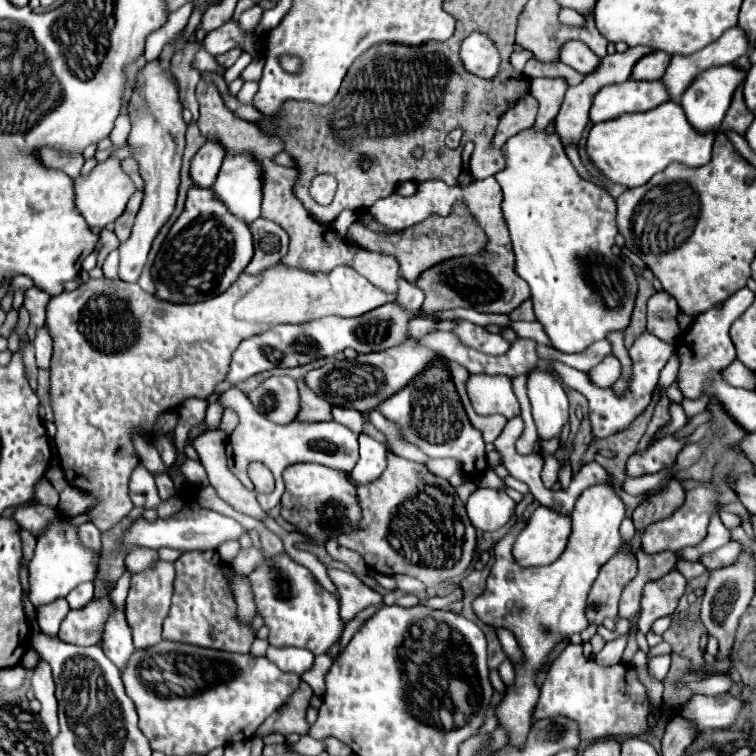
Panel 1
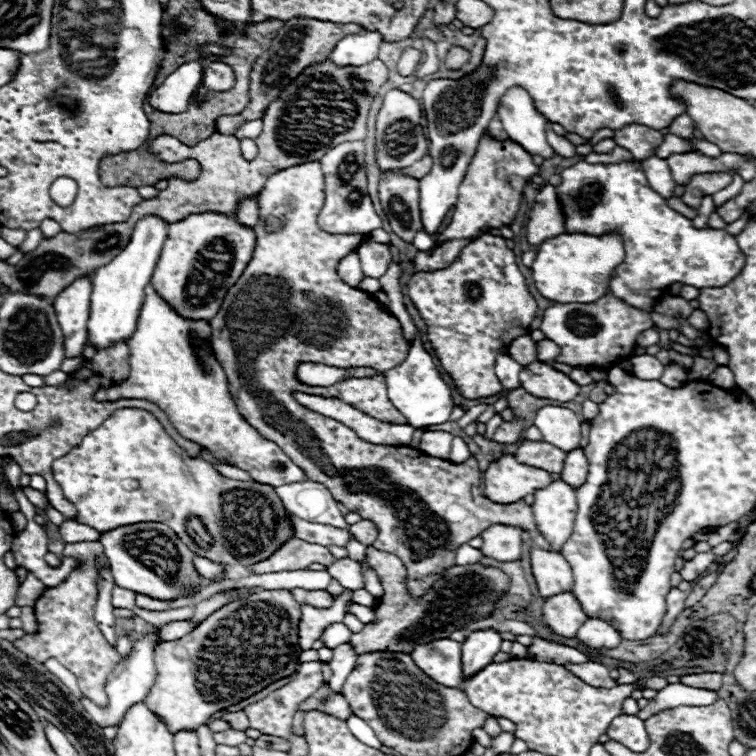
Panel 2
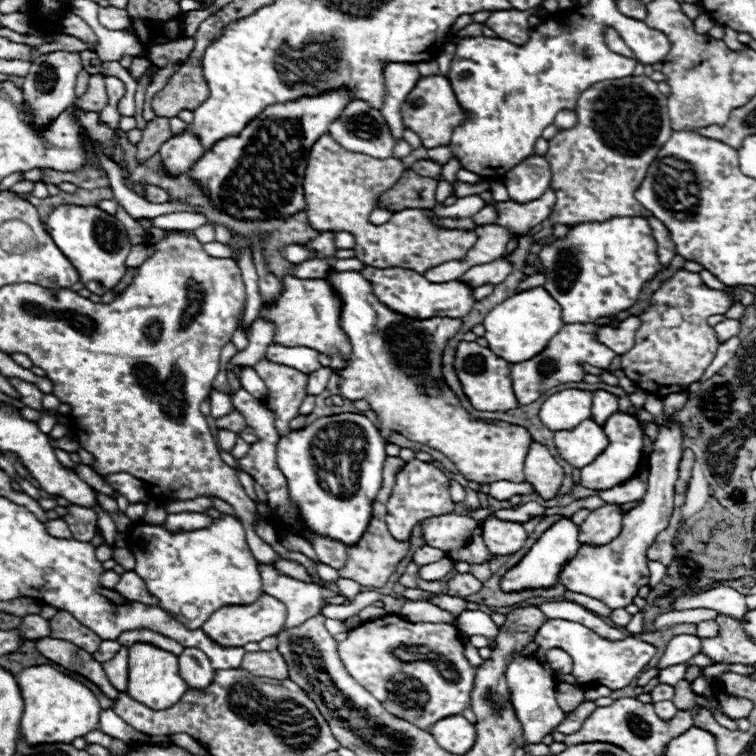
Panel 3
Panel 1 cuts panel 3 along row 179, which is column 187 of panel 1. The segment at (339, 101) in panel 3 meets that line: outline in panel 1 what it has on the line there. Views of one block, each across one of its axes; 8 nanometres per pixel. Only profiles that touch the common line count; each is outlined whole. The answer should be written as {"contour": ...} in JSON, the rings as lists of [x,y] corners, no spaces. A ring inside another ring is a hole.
{"contour":[[[192,186],[188,190],[182,214],[172,224],[156,260],[154,260],[154,266],[152,266],[152,280],[156,284],[154,296],[160,300],[178,302],[178,304],[204,302],[208,298],[214,298],[214,296],[222,294],[226,288],[230,288],[230,284],[242,274],[242,270],[248,266],[248,262],[252,258],[252,252],[254,252],[254,244],[252,244],[252,234],[248,230],[248,224],[238,220],[236,216],[232,216],[224,208],[224,204],[212,194],[212,190]]]}

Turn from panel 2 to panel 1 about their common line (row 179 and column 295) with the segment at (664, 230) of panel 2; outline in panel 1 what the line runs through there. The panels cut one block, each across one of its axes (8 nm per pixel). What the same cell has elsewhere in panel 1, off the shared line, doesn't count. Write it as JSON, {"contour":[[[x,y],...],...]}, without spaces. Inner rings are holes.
{"contour":[[[278,554],[272,560],[264,562],[260,568],[256,568],[250,574],[250,580],[252,580],[258,612],[264,616],[264,622],[270,628],[268,640],[272,646],[298,646],[298,648],[310,650],[314,656],[320,656],[340,640],[344,630],[344,620],[340,618],[340,600],[332,592],[324,590],[320,582],[312,576],[312,572],[302,564],[294,562],[288,554]]]}

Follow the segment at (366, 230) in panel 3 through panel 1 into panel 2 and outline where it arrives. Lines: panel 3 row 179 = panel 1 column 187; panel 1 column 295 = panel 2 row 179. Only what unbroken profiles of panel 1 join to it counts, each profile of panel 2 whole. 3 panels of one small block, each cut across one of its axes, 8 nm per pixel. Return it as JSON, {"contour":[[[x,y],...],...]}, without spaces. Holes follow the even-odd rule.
{"contour":[[[306,162],[292,168],[284,168],[268,178],[262,192],[258,194],[258,212],[260,222],[254,226],[256,232],[256,248],[252,260],[248,262],[244,274],[238,278],[234,288],[228,290],[218,314],[210,320],[212,328],[212,348],[216,358],[220,360],[226,376],[232,400],[238,406],[240,416],[252,428],[258,430],[264,438],[276,442],[296,466],[300,466],[306,478],[314,482],[324,482],[332,492],[336,502],[344,504],[350,512],[358,512],[360,518],[370,520],[378,528],[378,538],[374,542],[376,550],[384,550],[396,554],[408,574],[406,574],[406,590],[412,598],[422,598],[434,586],[436,578],[444,576],[444,570],[454,566],[456,548],[468,542],[474,536],[480,536],[492,524],[502,526],[520,526],[530,534],[530,540],[540,548],[552,550],[548,540],[536,530],[532,506],[524,500],[514,504],[494,504],[480,494],[480,470],[474,458],[468,458],[464,464],[452,464],[448,460],[440,460],[428,456],[410,446],[378,446],[364,442],[358,438],[354,430],[344,426],[334,418],[326,418],[318,412],[306,410],[292,398],[292,390],[300,390],[306,394],[322,394],[330,398],[340,398],[354,408],[366,412],[384,422],[402,424],[406,422],[402,414],[388,400],[388,386],[384,374],[366,376],[366,378],[348,378],[334,386],[308,386],[302,384],[294,370],[302,362],[318,362],[334,368],[374,368],[378,372],[388,372],[408,356],[408,342],[402,338],[400,324],[392,314],[386,314],[378,308],[376,300],[370,294],[340,282],[338,278],[338,262],[364,244],[366,236],[360,234],[328,234],[318,226],[318,214],[324,206],[324,178],[320,170],[320,162]],[[324,308],[328,320],[320,320],[318,312]]]}

